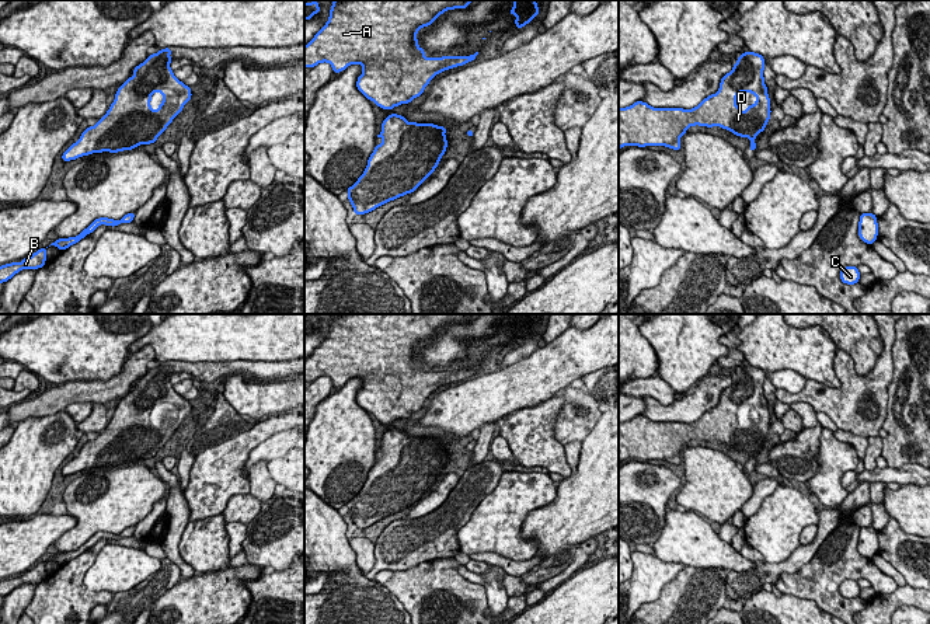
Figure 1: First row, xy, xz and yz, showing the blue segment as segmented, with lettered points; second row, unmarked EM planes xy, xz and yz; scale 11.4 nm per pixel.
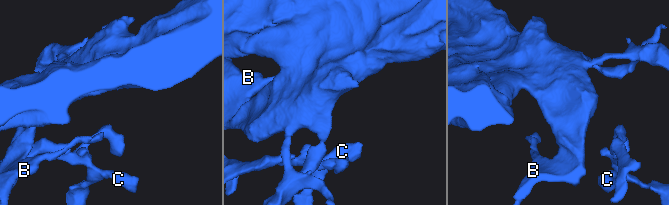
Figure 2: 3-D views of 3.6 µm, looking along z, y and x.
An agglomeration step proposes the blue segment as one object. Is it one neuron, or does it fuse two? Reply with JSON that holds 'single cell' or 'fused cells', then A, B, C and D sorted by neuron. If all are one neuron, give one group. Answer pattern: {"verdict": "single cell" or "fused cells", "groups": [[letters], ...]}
{"verdict": "single cell", "groups": [["A", "B", "C", "D"]]}

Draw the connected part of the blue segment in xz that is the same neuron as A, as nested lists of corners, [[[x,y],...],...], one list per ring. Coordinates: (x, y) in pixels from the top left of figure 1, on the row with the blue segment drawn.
[[[334,0],[325,25],[304,45],[304,67],[318,63],[330,63],[334,73],[344,72],[351,65],[360,65],[362,74],[356,80],[356,88],[368,100],[382,109],[393,109],[401,104],[410,104],[424,94],[425,87],[439,73],[473,62],[478,52],[470,56],[426,57],[418,46],[417,34],[431,25],[447,10],[467,8],[473,0]]]

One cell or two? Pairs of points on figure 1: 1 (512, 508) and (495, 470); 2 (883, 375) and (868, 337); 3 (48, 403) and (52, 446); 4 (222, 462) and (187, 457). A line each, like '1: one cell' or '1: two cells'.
1: two cells
2: two cells
3: two cells
4: two cells

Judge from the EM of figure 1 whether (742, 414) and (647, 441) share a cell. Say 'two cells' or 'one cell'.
one cell

